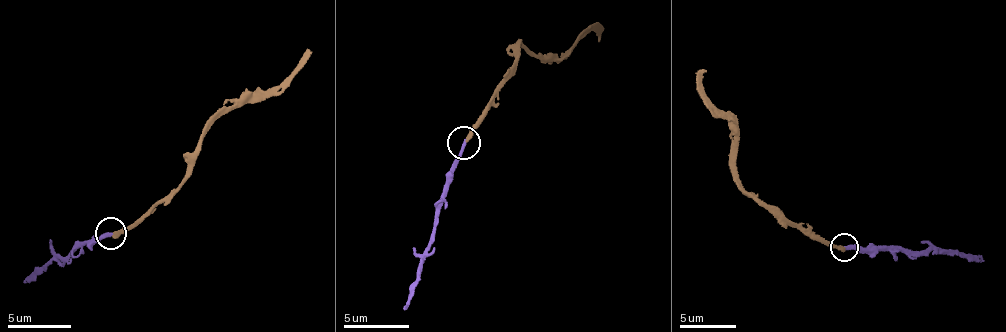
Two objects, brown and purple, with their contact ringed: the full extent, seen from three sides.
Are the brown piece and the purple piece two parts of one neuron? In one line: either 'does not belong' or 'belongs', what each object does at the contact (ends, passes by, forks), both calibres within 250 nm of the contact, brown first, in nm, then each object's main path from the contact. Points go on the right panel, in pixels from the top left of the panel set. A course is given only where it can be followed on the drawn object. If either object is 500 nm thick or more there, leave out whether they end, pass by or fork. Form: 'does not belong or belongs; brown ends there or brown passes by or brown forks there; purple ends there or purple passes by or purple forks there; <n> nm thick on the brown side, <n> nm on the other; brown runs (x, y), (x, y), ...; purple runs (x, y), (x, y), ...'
belongs; brown ends there; purple ends there; 280 nm thick on the brown side, 280 nm on the other; brown runs (843, 247), (782, 222), (776, 210), (749, 196), (735, 165), (737, 127), (712, 107), (703, 68); purple runs (843, 248), (938, 251), (984, 260)

